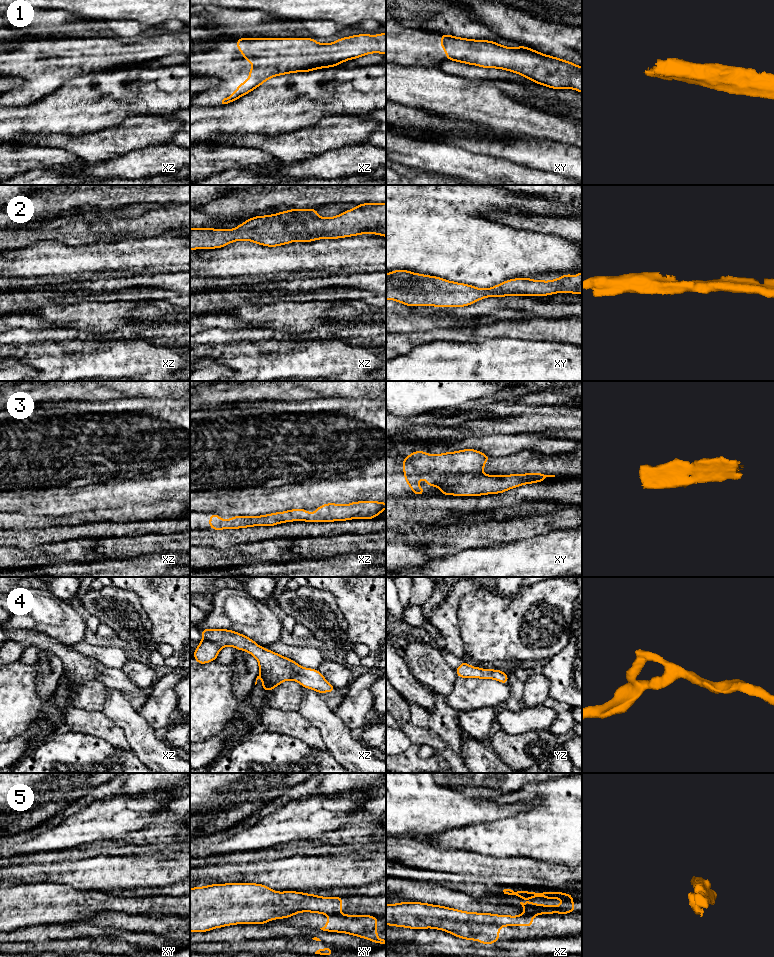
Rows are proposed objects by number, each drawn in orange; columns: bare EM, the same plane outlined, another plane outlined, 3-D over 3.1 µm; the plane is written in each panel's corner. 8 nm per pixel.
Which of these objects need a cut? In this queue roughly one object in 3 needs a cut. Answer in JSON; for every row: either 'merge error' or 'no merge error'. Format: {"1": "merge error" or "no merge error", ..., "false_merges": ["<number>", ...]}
{"1": "no merge error", "2": "no merge error", "3": "no merge error", "4": "no merge error", "5": "merge error", "false_merges": ["5"]}

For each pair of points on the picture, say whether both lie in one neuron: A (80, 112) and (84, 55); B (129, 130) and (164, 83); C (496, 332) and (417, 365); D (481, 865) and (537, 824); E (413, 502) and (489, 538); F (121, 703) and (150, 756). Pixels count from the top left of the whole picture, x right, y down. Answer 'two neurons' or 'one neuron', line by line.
A: two neurons
B: two neurons
C: two neurons
D: two neurons
E: one neuron
F: one neuron

